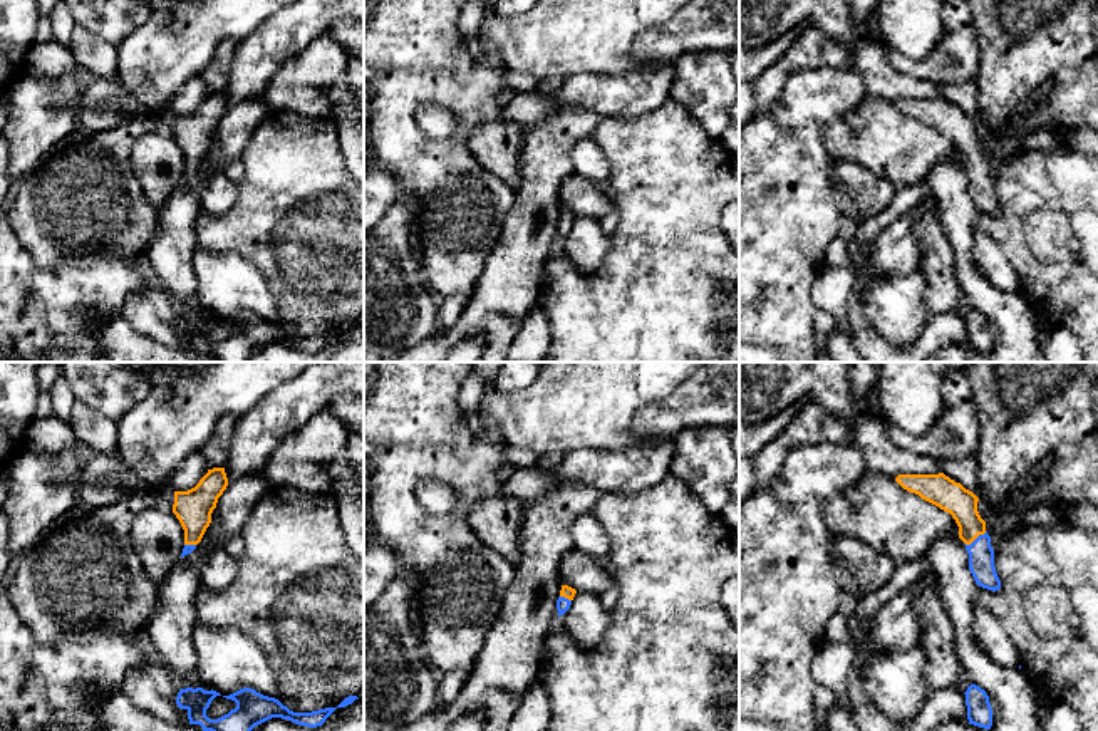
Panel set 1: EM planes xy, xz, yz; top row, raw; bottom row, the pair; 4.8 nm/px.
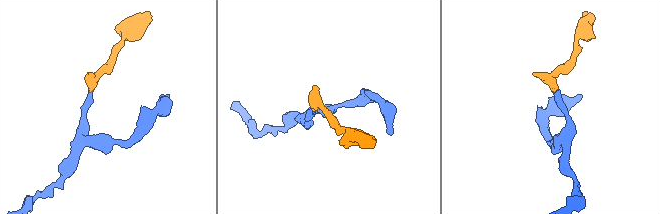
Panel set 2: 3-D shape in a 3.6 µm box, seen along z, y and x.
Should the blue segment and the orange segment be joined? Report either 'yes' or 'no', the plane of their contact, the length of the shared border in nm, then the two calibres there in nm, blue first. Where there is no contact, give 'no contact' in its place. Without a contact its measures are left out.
yes | yz | 130 nm | 130/150 nm

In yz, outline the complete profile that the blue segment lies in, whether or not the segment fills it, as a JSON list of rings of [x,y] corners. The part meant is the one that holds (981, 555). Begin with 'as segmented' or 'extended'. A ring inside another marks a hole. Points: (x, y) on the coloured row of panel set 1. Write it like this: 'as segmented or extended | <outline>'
extended | [[[944,473],[899,474],[895,481],[907,491],[952,515],[959,526],[959,538],[969,553],[969,570],[976,583],[987,590],[999,590],[1001,580],[994,567],[994,550],[986,531],[986,521],[977,511],[979,498]]]

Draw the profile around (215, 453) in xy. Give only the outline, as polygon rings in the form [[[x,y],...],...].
[[[223,416],[216,423],[210,443],[201,451],[208,469],[225,466],[236,423],[238,423],[236,416]]]

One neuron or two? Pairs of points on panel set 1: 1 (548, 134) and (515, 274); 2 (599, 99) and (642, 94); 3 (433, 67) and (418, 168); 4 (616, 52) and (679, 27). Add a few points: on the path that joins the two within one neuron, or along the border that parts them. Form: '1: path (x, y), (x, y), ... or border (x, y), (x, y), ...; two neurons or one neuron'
1: path (545, 170), (537, 205), (530, 212), (527, 238); one neuron
2: path (609, 96), (632, 94); one neuron
3: path (408, 93), (404, 96), (404, 143); one neuron
4: border (664, 22), (642, 31), (636, 37), (632, 59); two neurons

